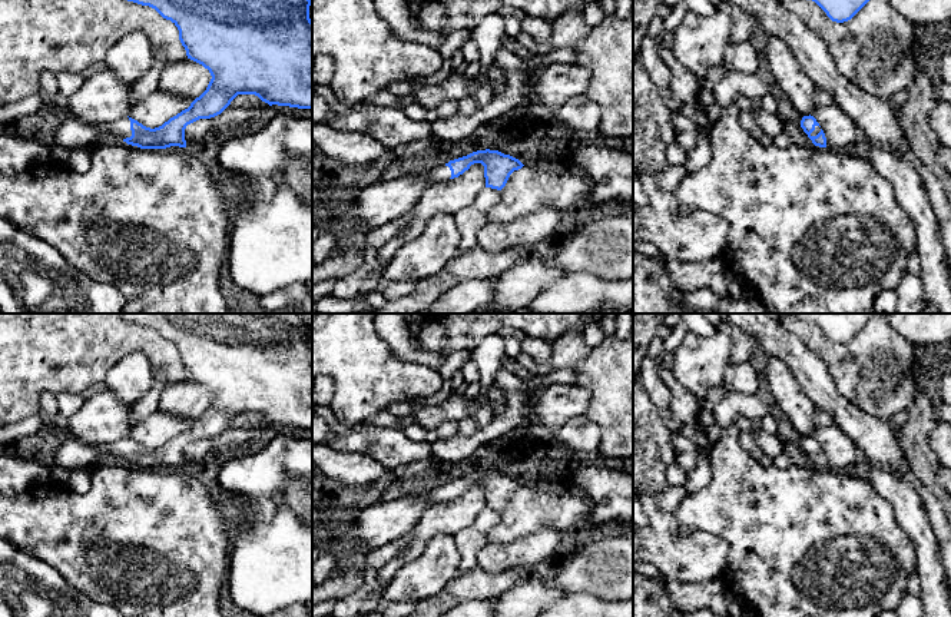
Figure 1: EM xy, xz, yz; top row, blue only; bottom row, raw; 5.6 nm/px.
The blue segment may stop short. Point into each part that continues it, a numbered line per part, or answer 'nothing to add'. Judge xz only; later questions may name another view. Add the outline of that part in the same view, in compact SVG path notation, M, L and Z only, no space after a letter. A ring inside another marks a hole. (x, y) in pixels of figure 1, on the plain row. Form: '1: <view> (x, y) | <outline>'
1: xz (443, 494) | M441 487L438 490L435 490L431 497L430 497L430 502L431 505L448 501L451 498L451 491L448 487Z

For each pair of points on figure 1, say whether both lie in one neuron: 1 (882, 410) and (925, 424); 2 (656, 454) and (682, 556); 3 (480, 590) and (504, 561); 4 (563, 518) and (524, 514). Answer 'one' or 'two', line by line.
1: two
2: one
3: two
4: one

